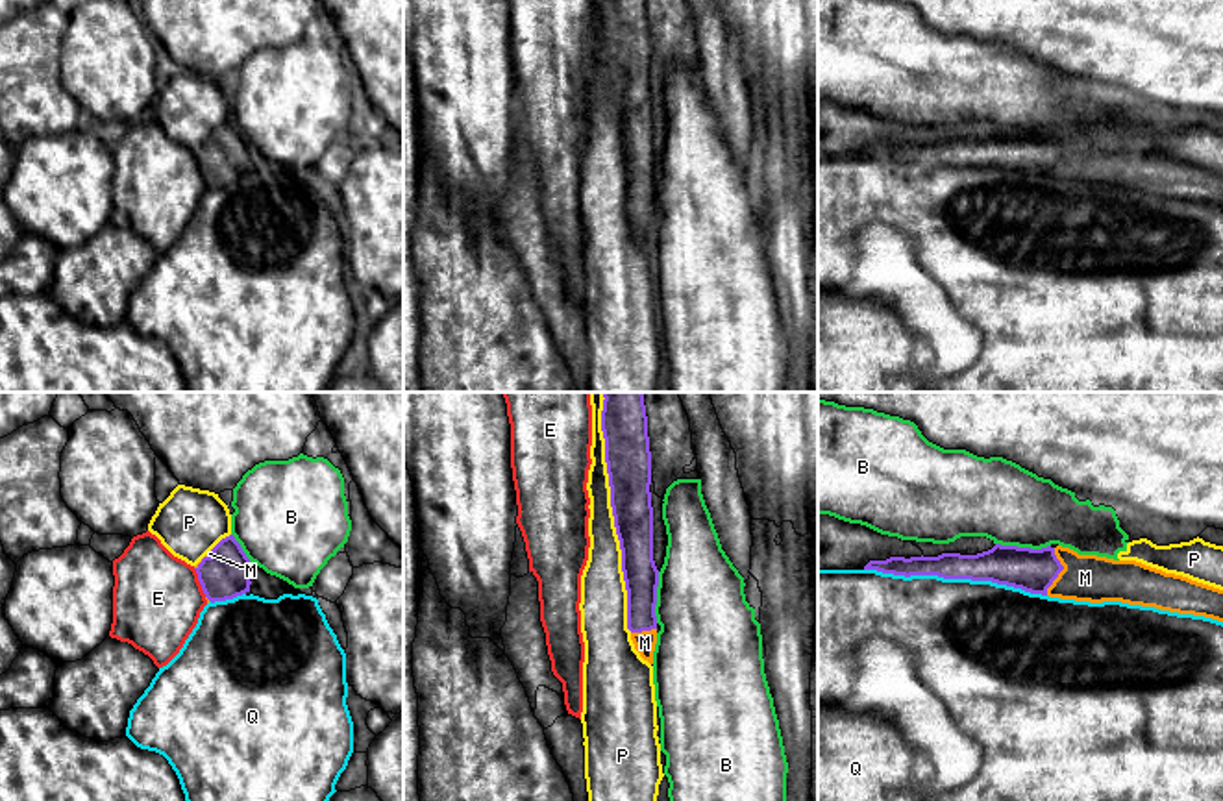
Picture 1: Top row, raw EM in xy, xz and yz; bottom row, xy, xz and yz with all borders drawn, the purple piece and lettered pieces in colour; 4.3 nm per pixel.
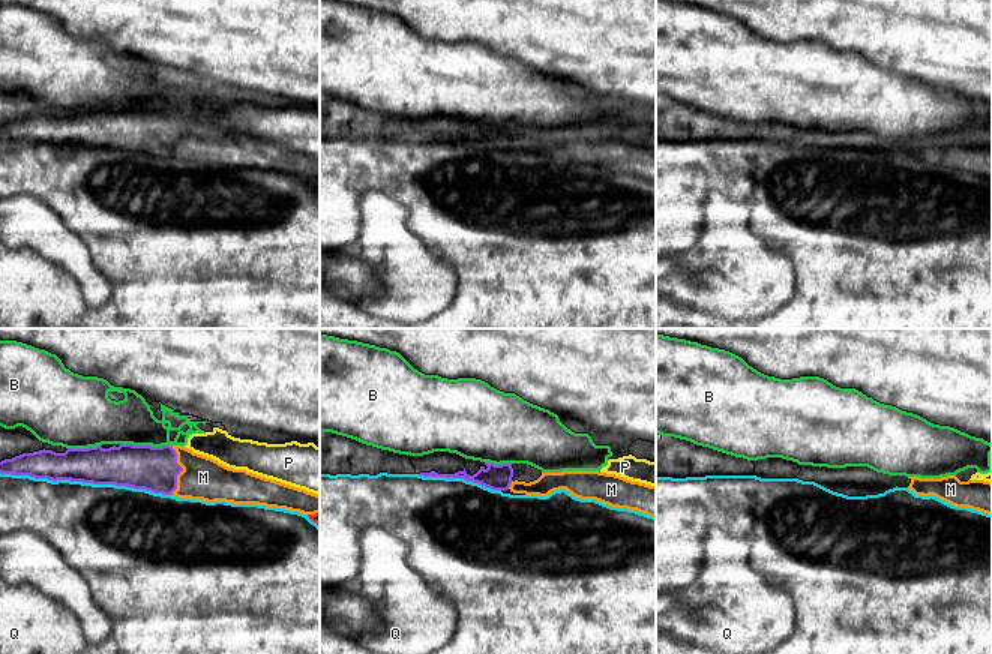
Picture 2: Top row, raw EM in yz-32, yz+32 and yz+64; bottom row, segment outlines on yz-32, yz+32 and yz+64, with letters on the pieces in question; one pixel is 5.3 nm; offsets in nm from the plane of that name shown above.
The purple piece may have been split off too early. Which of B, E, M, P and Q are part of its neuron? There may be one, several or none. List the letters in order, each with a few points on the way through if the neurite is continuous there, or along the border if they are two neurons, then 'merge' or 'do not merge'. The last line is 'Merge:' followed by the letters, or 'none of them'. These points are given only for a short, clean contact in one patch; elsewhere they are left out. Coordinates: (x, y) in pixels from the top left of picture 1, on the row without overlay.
B: do not merge
E: do not merge
M: runs through yz (1033, 156), (1061, 156), (1068, 161), (1085, 163); merge
P: do not merge
Q: do not merge
Merge: M

